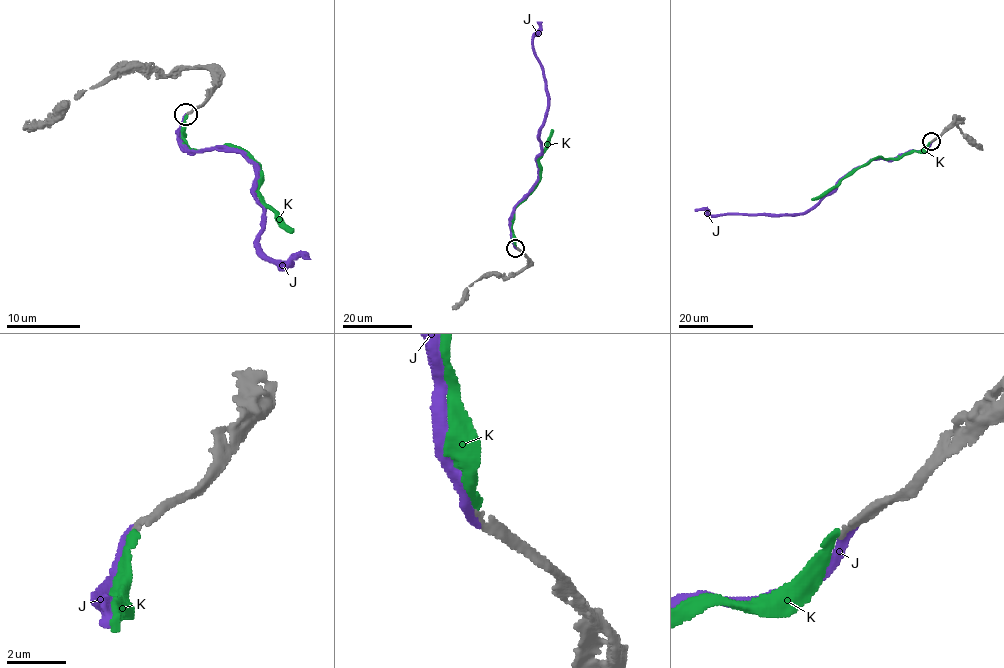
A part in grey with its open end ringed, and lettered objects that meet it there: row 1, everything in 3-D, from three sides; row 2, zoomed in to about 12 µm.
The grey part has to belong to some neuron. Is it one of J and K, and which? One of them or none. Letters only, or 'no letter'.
J

